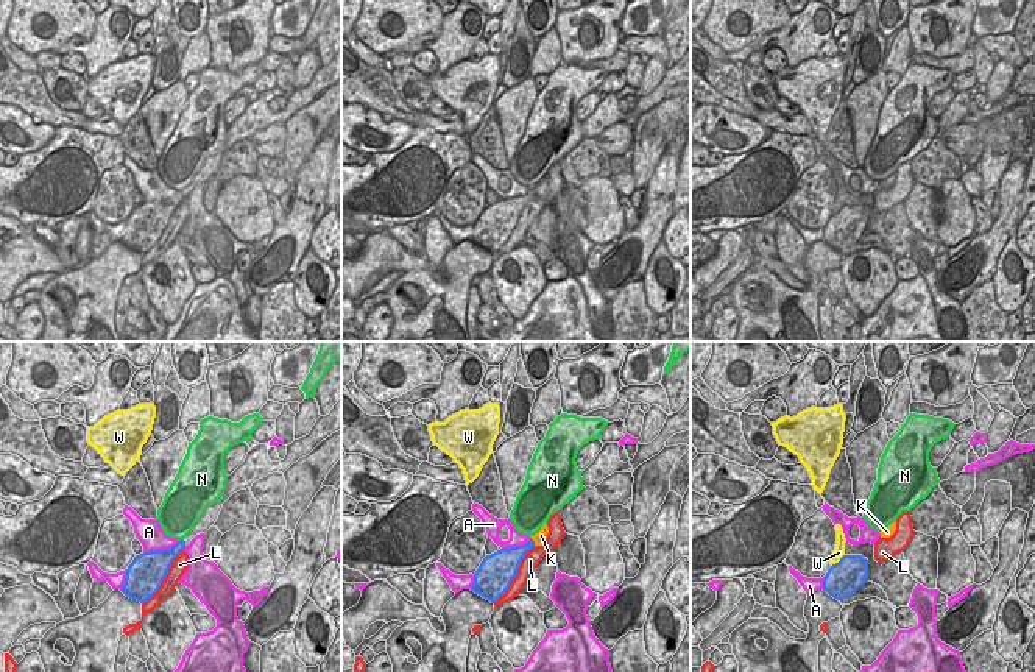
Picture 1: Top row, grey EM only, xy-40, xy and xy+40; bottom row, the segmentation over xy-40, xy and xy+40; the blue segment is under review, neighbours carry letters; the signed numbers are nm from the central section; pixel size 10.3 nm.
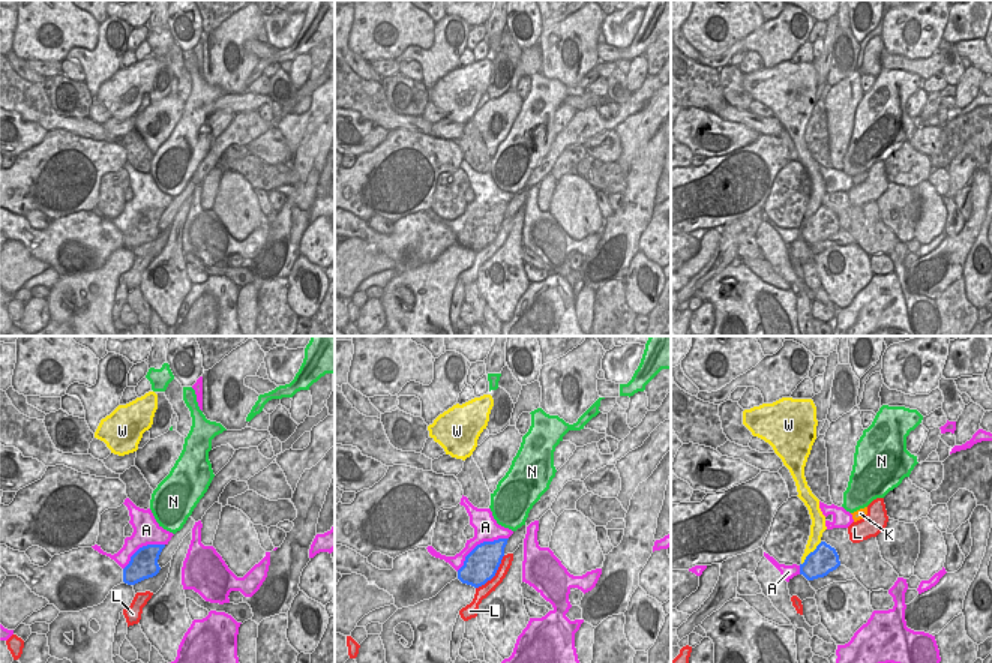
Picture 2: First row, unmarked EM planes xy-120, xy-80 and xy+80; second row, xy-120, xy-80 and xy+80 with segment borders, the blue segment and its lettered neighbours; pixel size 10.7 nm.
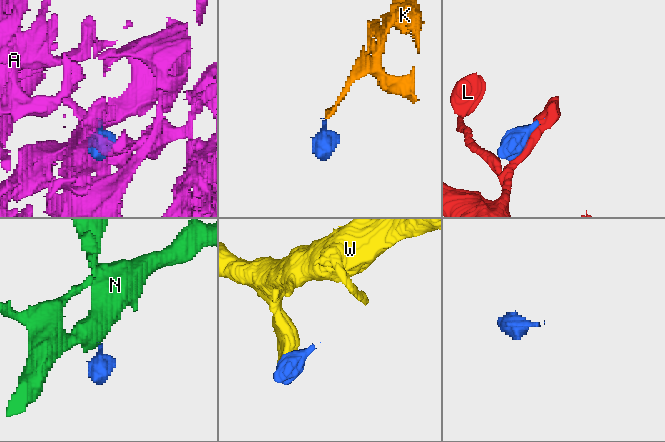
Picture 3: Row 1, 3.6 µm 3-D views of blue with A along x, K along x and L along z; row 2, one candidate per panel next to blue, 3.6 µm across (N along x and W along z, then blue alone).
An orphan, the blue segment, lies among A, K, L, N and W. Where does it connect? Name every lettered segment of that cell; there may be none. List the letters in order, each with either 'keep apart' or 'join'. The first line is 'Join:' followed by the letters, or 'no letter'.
Join: no letter
A: keep apart
K: keep apart
L: keep apart
N: keep apart
W: keep apart

